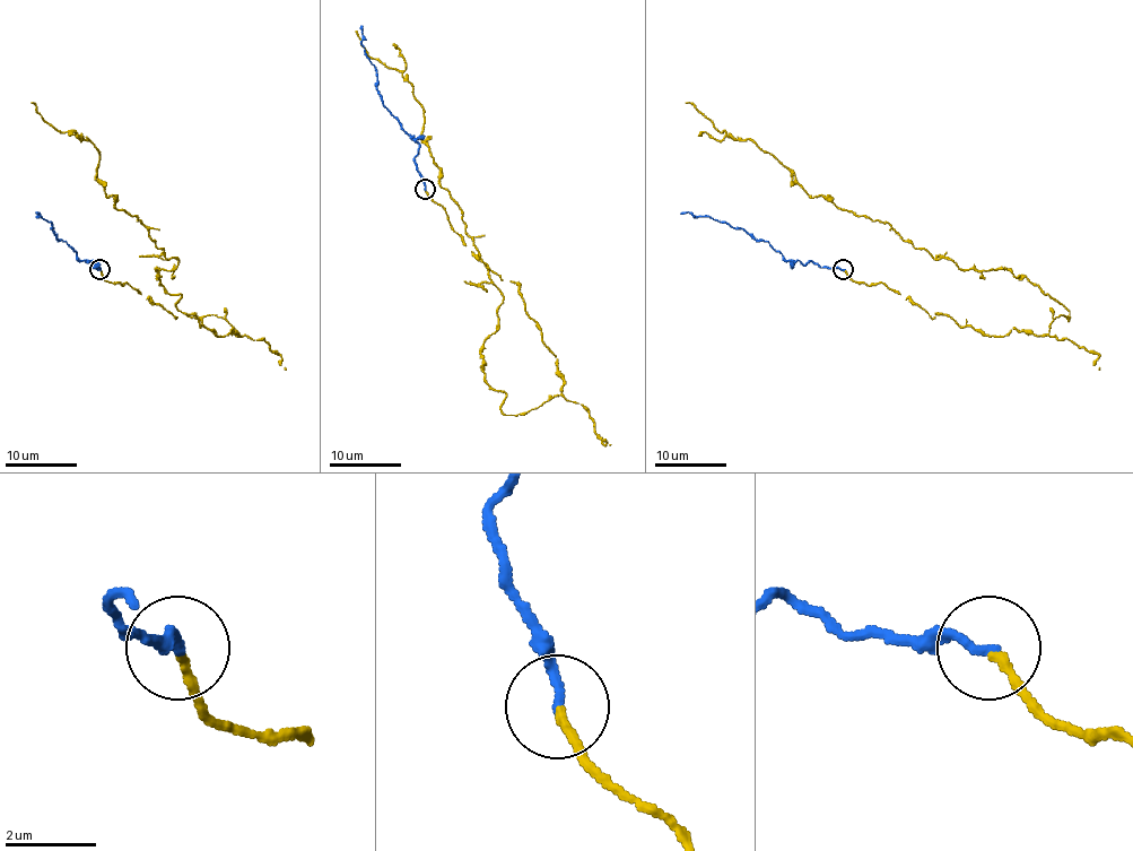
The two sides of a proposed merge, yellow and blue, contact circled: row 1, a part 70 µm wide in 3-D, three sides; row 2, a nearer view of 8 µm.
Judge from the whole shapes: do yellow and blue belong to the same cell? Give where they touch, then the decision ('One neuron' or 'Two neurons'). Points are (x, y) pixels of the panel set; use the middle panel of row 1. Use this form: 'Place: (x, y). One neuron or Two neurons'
Place: (425, 189). One neuron

